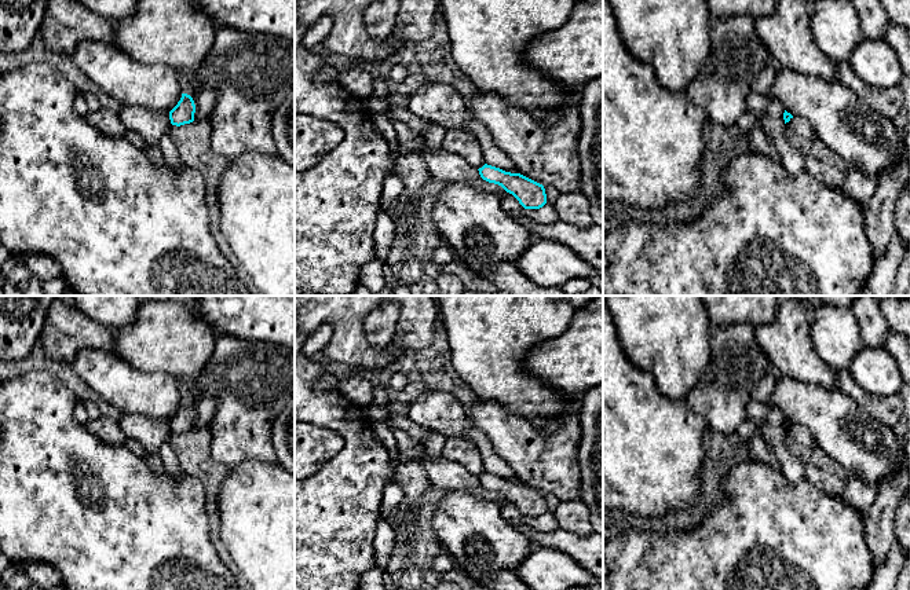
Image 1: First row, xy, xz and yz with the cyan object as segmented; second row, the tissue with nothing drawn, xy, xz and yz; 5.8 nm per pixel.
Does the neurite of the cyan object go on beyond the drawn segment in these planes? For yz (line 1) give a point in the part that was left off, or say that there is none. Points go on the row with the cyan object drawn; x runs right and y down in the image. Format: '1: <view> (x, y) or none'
1: none

